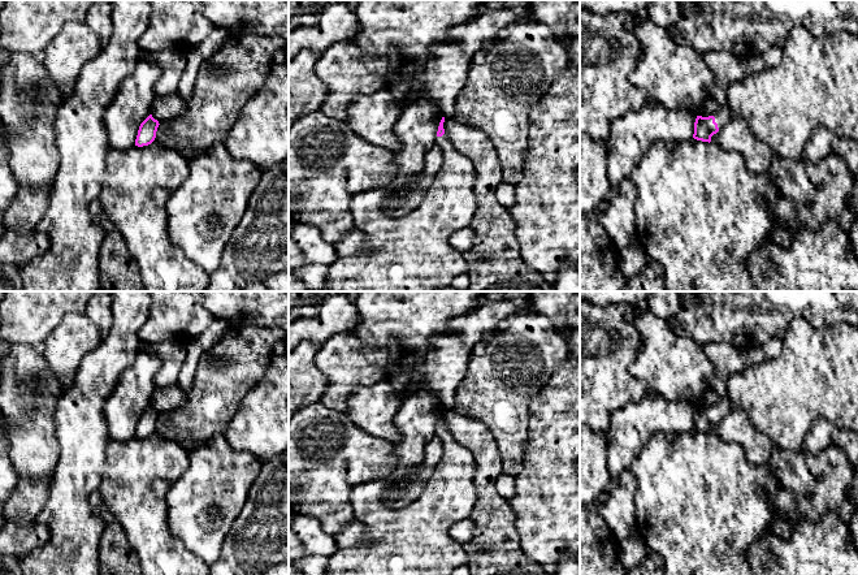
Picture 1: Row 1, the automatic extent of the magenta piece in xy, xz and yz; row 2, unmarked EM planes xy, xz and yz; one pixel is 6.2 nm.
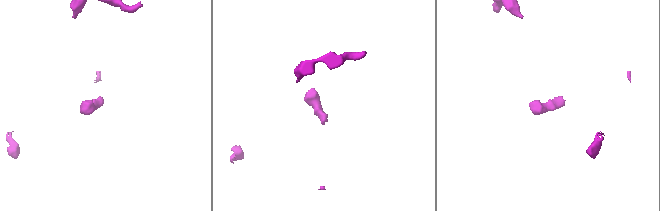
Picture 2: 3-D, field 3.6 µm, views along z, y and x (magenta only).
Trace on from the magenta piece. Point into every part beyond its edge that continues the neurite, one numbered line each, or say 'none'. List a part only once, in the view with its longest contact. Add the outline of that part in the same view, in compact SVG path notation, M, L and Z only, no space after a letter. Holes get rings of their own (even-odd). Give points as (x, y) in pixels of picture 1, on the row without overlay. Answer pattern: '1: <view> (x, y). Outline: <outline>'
1: yz (815, 375). Outline: M802 317L794 319L783 337L780 355L731 375L724 398L714 408L719 420L733 410L744 410L758 432L767 435L781 450L792 453L807 451L805 438L818 418L824 418L837 429L858 435L858 327L838 323L816 329Z

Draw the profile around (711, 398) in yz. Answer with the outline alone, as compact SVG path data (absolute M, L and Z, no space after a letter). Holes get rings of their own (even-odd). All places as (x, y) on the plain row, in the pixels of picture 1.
M710 390L705 393L698 407L702 407L702 408L715 407L723 398L724 398L724 394L720 394L715 390Z

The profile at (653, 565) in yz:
M649 552L644 562L638 567L627 571L625 575L664 575L663 558L654 552Z

